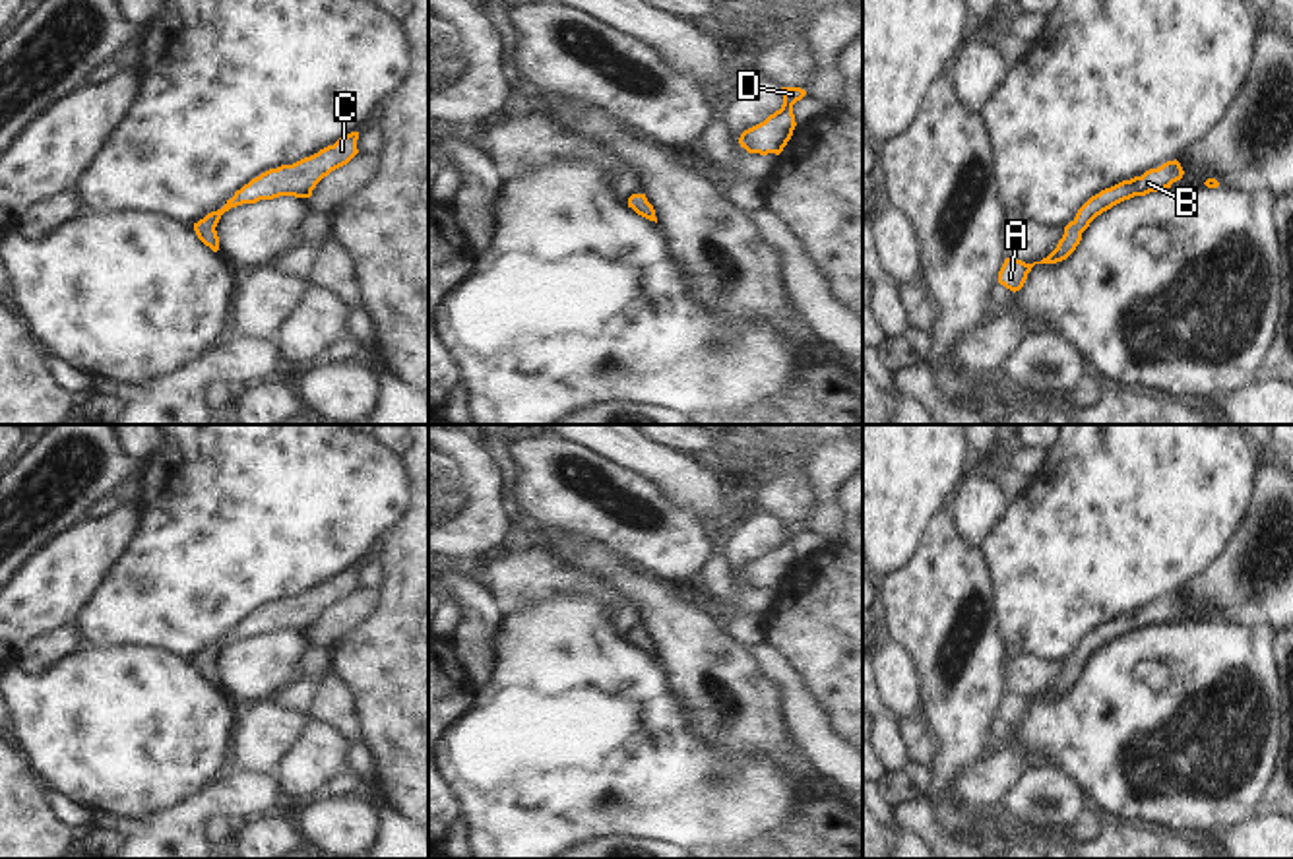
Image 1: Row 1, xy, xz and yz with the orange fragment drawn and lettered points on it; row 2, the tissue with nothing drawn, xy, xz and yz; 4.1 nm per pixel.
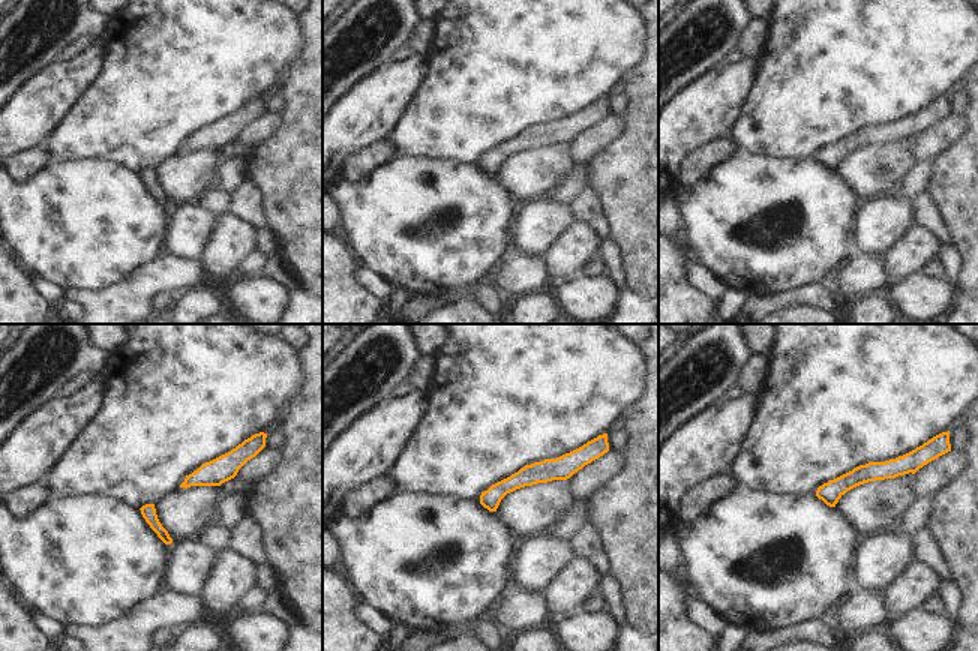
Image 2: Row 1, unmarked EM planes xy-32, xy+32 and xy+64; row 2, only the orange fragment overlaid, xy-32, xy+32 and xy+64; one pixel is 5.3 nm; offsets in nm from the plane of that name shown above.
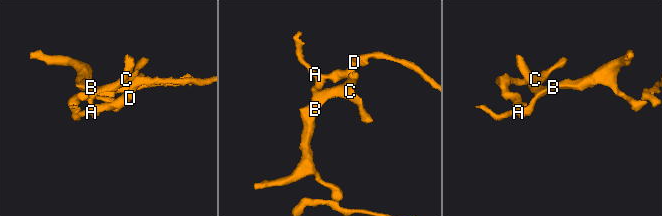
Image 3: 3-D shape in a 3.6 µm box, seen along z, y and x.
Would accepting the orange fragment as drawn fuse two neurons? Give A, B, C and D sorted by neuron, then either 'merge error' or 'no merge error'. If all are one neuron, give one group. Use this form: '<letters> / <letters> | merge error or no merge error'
A B C D | no merge error

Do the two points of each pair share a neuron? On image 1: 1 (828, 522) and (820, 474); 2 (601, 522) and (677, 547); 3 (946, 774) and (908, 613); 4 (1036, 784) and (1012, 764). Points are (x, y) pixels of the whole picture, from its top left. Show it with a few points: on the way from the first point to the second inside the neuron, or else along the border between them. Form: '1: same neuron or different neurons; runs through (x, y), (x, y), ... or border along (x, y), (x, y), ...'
1: same neuron; runs through (826, 510), (824, 485)
2: same neuron; runs through (621, 528), (658, 536)
3: same neuron; runs through (950, 733), (950, 691), (939, 675), (935, 654)
4: different neurons; border along (1040, 761), (1022, 774), (995, 807)

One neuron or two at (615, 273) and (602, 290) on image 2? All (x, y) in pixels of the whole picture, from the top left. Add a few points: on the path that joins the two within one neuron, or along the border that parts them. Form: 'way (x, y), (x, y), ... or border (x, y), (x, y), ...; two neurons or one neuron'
border (606, 275), (618, 291), (615, 308); two neurons

